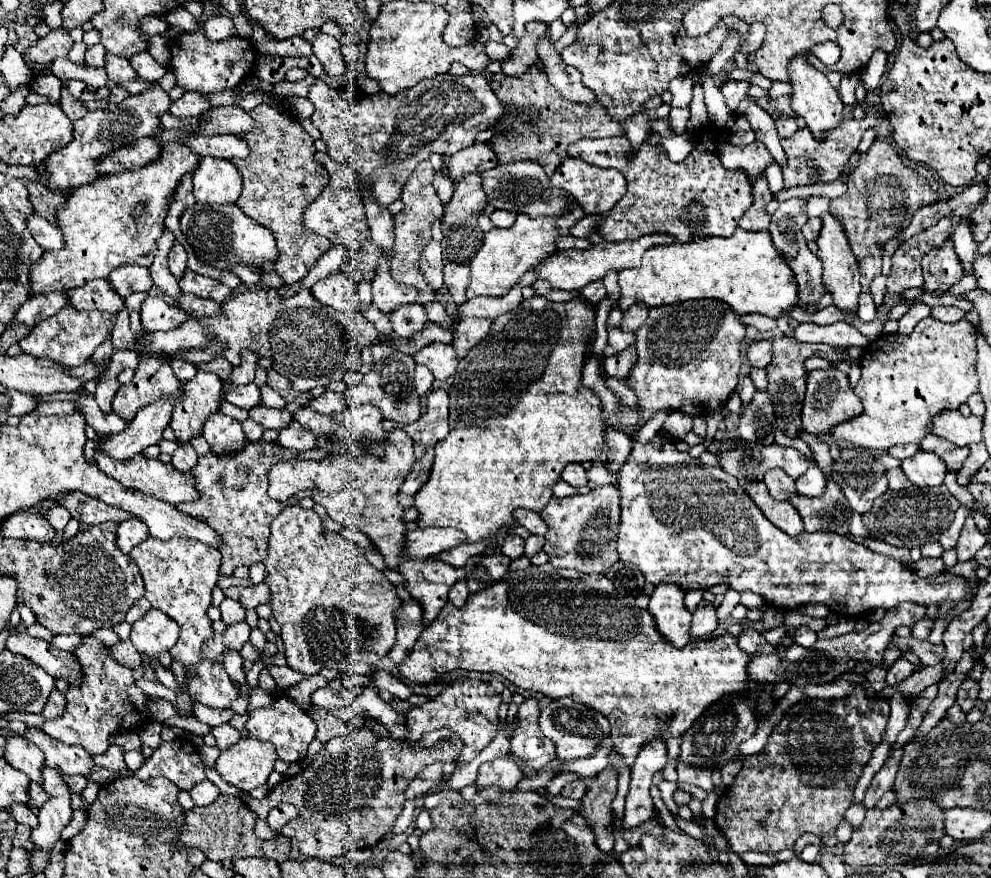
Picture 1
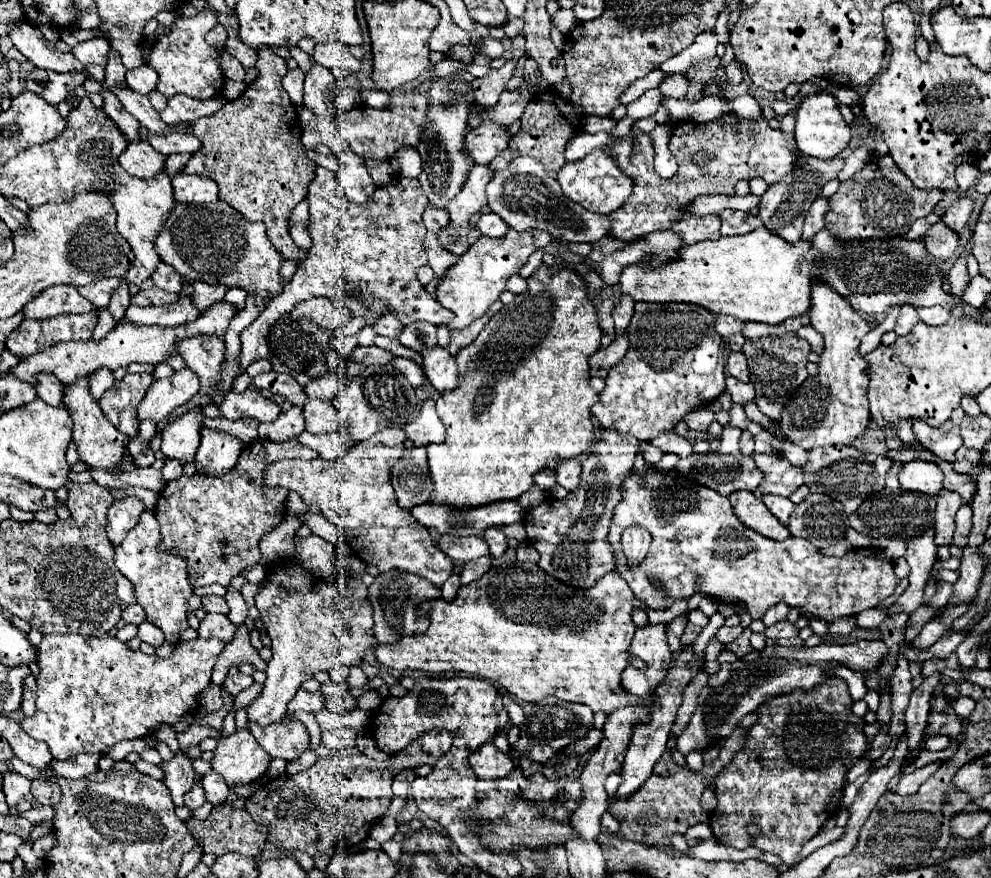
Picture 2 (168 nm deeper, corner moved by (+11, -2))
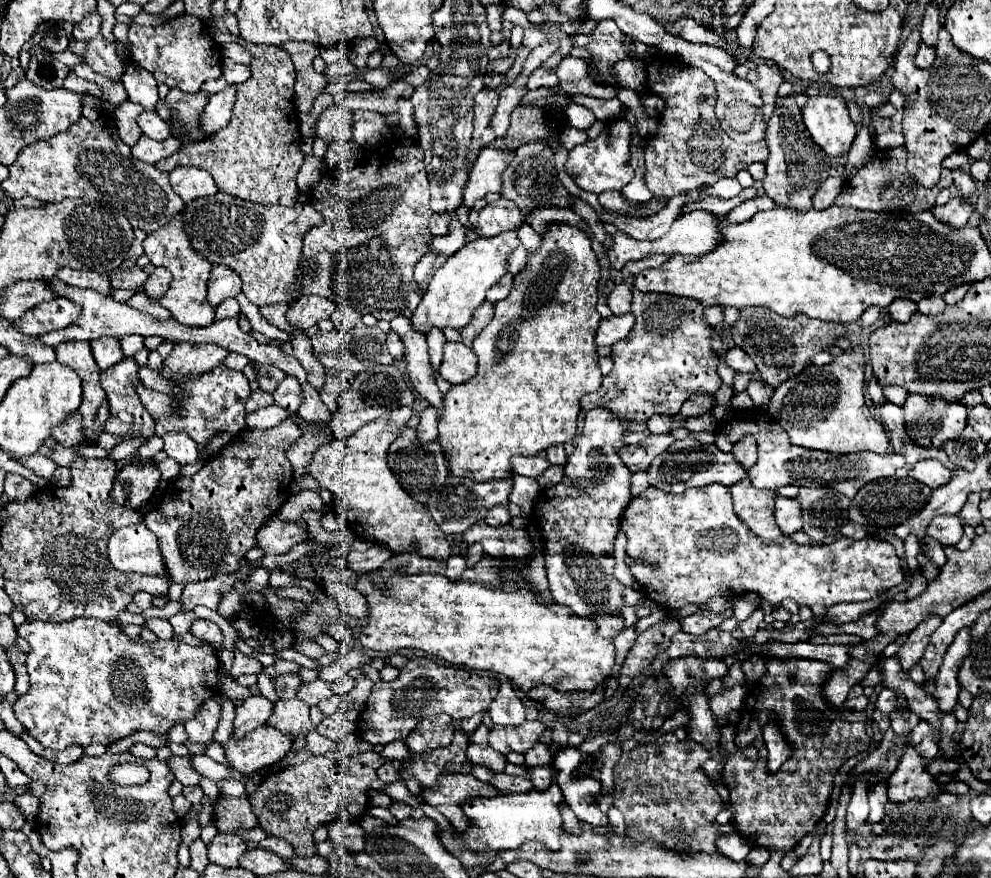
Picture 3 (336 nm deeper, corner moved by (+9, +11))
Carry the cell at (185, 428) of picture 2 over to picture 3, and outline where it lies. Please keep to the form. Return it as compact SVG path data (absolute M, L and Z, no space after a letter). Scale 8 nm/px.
M164 434L164 452L174 458L178 464L194 464L198 460L196 442L192 438L186 438L186 434Z

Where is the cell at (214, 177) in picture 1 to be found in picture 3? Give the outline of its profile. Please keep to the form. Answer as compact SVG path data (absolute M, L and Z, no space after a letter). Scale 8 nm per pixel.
M196 166L174 168L170 172L170 186L182 198L184 204L190 204L196 198L212 196L212 194L218 192L216 184L214 184L214 178L206 170L196 168Z

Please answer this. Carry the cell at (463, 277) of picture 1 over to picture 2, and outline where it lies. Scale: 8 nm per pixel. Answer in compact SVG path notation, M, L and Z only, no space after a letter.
M434 233L426 235L424 247L426 247L426 253L428 253L428 265L434 269L438 279L444 277L446 271L456 263L456 257L452 253L446 253L444 247L438 245L438 239L436 239Z

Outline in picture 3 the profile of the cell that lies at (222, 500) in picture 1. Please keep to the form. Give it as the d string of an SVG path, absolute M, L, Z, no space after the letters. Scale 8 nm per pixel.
M294 420L268 430L242 430L228 448L204 462L190 478L166 486L160 502L144 514L144 524L158 536L160 554L170 580L176 584L202 582L240 568L240 556L256 542L258 528L276 516L290 496L292 468L286 450L302 436Z

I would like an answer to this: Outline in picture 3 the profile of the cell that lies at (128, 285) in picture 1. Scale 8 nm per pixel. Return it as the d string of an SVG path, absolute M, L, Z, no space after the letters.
M60 268L56 278L62 278L62 282L78 288L90 288L100 294L110 294L110 284L106 282L106 274L98 272L86 272L86 270L74 270L74 268Z

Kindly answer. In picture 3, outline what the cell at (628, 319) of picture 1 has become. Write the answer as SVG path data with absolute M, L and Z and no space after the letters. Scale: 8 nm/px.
M624 280L622 284L614 286L612 292L606 298L606 304L608 304L608 308L614 314L626 314L626 312L630 312L630 304L632 304L632 282Z

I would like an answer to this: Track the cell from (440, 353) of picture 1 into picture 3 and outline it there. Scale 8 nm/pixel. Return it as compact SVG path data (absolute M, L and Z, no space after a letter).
M446 342L440 376L450 384L468 382L478 368L478 356L462 342Z

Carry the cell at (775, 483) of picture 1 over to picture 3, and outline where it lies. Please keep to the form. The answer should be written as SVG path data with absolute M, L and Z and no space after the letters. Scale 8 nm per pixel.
M776 498L776 508L774 508L774 518L782 534L794 534L802 530L802 512L798 506L796 498Z

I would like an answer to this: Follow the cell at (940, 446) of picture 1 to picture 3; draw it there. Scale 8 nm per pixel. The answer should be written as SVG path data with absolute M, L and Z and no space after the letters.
M908 394L902 410L910 440L924 448L940 448L966 426L966 408L960 402Z

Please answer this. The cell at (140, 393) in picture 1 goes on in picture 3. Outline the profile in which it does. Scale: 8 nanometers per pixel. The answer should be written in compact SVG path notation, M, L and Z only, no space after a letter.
M124 358L122 362L118 362L118 366L112 366L110 370L100 372L100 386L106 392L108 398L108 410L110 416L102 426L102 432L120 436L120 438L134 438L134 436L142 436L142 438L150 438L154 436L154 420L148 414L148 410L140 404L138 394L134 390L134 384L138 382L138 364L134 362L134 358Z

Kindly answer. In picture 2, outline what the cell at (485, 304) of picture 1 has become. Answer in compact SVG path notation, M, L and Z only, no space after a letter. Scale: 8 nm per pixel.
M316 167L316 177L308 187L306 203L310 207L308 233L312 237L312 249L308 259L296 269L292 281L284 285L284 291L270 299L258 319L240 333L238 367L242 371L254 361L268 359L266 335L272 323L280 315L290 313L298 301L318 295L330 297L336 305L344 305L352 315L362 315L366 325L372 325L388 309L396 311L402 325L414 321L446 325L452 321L454 313L432 299L416 279L418 267L428 263L422 245L426 237L422 211L428 205L428 197L418 179L394 175L386 187L376 189L374 199L368 205L356 207L344 199L344 191L340 191L340 185L336 183L336 173Z

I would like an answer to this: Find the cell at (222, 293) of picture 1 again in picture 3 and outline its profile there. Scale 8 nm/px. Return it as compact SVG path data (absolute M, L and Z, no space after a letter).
M216 266L210 272L210 280L208 280L208 302L212 306L218 306L226 298L236 298L240 294L240 288L242 288L242 280L234 270L226 266Z

